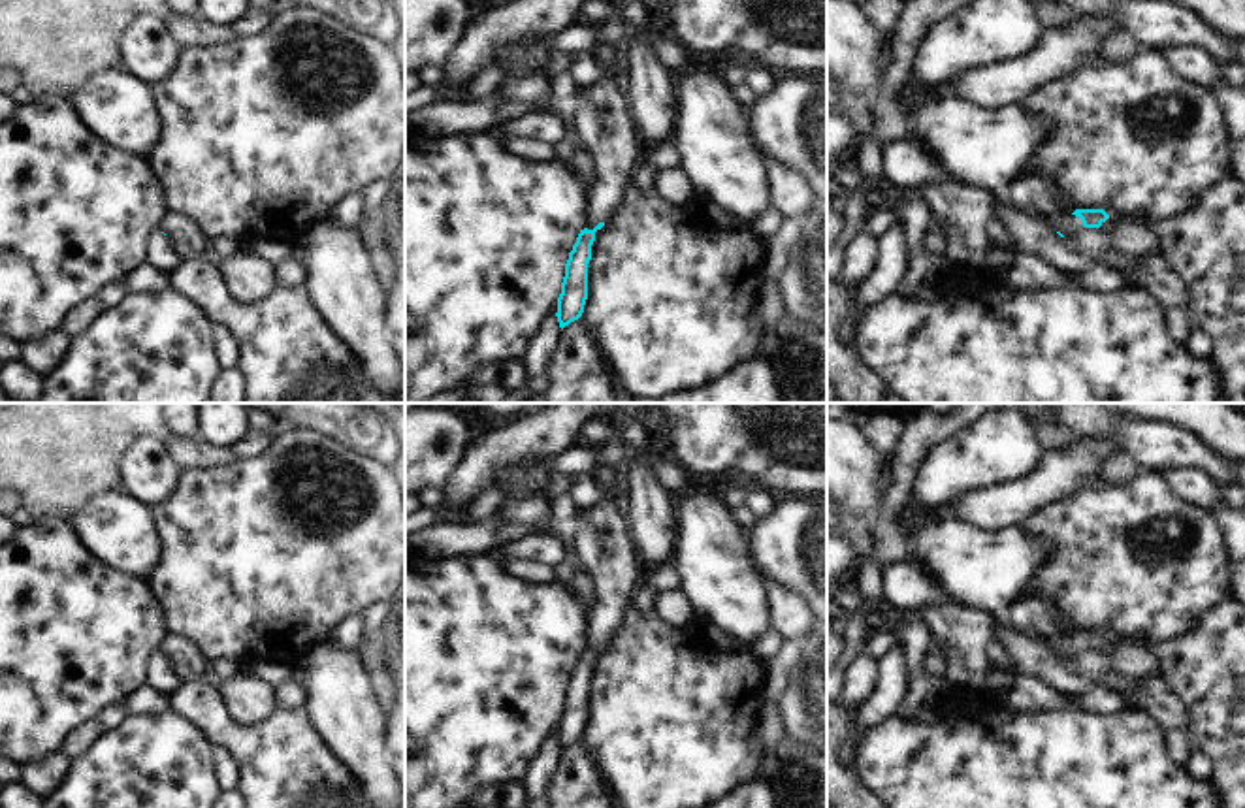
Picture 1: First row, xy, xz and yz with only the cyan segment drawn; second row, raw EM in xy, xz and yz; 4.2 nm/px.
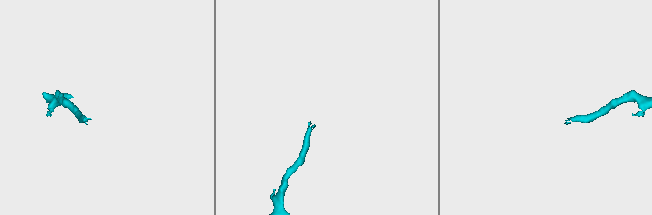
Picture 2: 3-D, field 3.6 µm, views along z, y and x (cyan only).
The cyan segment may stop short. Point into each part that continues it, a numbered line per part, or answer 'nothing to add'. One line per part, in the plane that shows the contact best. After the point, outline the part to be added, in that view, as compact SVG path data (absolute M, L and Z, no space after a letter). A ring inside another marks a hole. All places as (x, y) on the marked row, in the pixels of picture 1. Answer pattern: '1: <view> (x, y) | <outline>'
1: xz (601, 119) | M620 70L614 73L601 73L593 85L576 89L574 96L576 105L571 124L582 147L591 154L586 228L593 230L618 209L623 188L631 181L640 136L629 115L629 102L622 87Z

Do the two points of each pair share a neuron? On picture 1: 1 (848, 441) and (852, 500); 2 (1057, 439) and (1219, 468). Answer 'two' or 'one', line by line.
1: one
2: two

